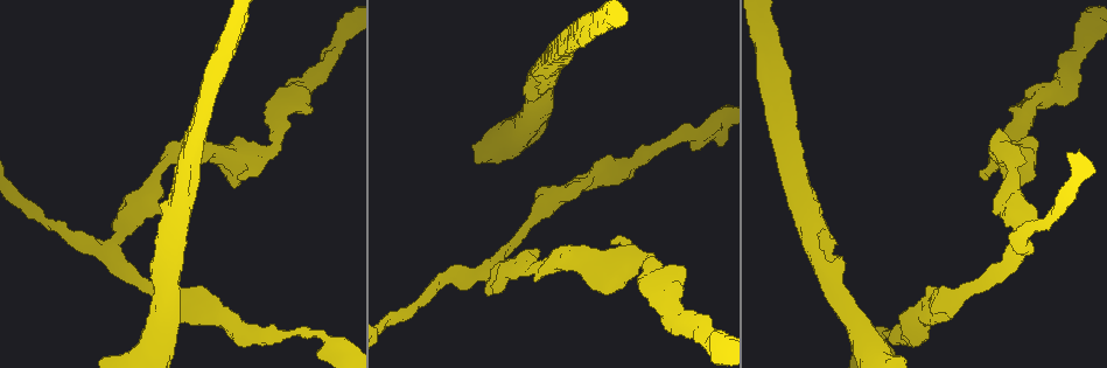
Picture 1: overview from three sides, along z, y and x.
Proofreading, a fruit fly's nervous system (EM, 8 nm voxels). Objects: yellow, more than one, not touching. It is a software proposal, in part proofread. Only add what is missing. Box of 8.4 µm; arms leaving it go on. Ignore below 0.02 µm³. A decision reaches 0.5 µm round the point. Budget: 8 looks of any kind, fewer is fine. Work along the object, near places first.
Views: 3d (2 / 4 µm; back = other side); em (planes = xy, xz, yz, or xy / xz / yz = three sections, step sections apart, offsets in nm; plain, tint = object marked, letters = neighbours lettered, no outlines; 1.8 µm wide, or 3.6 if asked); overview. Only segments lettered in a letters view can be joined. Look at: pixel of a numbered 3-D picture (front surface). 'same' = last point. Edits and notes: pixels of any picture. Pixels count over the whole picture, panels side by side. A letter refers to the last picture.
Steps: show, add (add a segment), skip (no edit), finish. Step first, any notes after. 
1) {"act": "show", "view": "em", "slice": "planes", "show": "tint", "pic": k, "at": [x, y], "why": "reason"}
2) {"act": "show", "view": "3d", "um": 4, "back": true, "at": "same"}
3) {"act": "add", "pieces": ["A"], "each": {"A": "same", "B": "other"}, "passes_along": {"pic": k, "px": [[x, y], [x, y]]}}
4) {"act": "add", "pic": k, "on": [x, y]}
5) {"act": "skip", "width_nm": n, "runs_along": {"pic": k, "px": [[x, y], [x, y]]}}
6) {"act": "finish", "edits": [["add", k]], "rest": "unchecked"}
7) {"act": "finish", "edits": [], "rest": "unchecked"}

{"act": "show", "view": "em", "slice": "planes", "show": "letters", "pic": 1, "at": [1012, 108], "why": "branch stops here"}

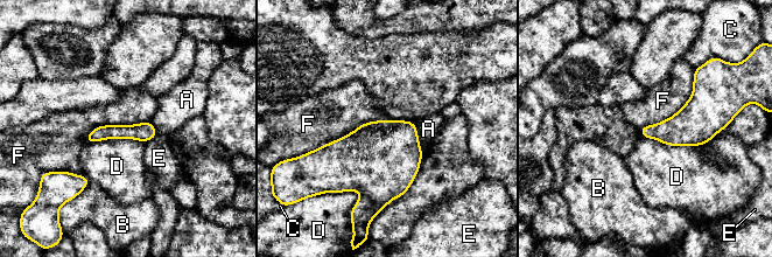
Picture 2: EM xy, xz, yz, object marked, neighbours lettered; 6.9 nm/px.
{"act": "skip", "each": {"A": "other", "B": "other", "C": "other", "D": "other", "E": "other", "F": "other"}, "border": {"pic": 2, "px": [[392, 119], [362, 123], [309, 151]]}, "found": "none of them fits"}

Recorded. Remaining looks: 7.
{"act": "show", "view": "em", "slice": "planes", "show": "letters", "pic": 1, "at": [839, 259], "why": "branch stops here"}

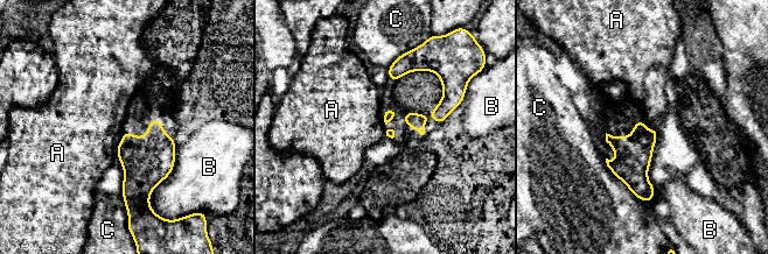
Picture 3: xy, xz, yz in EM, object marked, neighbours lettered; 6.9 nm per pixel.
{"act": "skip", "each": {"A": "other", "B": "other", "C": "other"}, "border": {"pic": 3, "px": [[118, 143], [116, 155]]}, "found": "no lettered segment goes on from it"}

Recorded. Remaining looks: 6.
{"act": "show", "view": "em", "slice": "planes", "show": "letters", "pic": 1, "at": [536, 250], "why": "free end"}

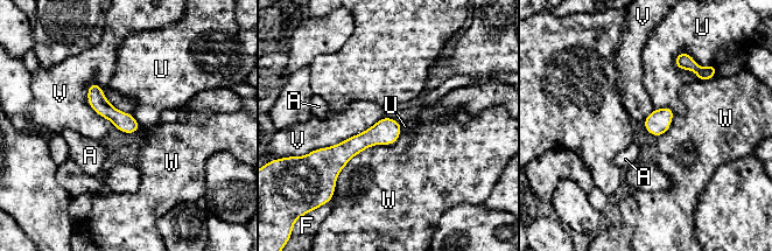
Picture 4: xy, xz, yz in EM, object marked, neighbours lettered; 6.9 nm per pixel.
{"act": "skip", "width_nm": 130, "each": {"A": "other", "F": "other", "U": "other", "V": "other", "W": "other"}, "runs_along": {"pic": 4, "px": [[398, 126], [374, 134], [329, 160]]}, "found": "no lettered segment goes on from it"}

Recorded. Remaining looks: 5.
{"act": "show", "view": "3d", "um": 4, "pic": 1, "at": [988, 179], "why": "branch stops here"}

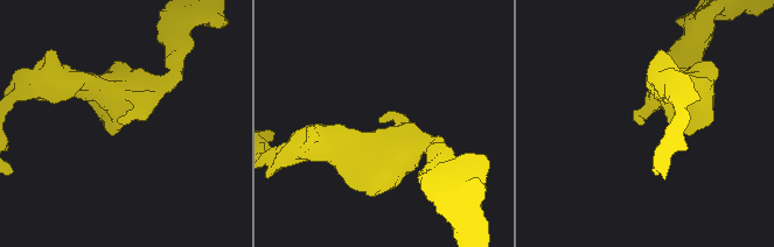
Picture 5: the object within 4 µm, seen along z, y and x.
{"act": "show", "view": "em", "slice": "xz", "step": 4, "show": "tint", "pic": 5, "at": [642, 124], "why": "need the tissue"}

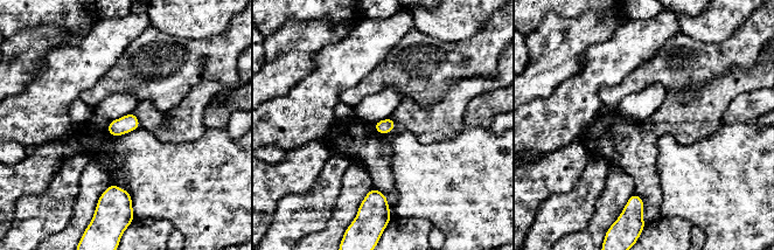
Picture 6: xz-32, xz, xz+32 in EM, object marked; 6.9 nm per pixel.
{"act": "show", "view": "em", "slice": "planes", "show": "letters", "at": "same", "why": "another direction"}

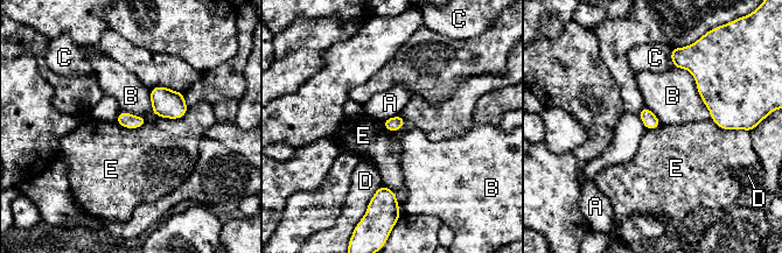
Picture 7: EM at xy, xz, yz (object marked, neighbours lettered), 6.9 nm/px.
{"act": "skip", "longest_contact_nm": ["B", 440], "each": {"A": "other", "B": "other", "C": "other", "D": "other", "E": "other"}, "border": {"pic": 7, "px": [[406, 120], [396, 131], [382, 121]]}, "found": "no lettered segment goes on from it"}

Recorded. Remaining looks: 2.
{"act": "finish", "edits": [], "rest": "unchecked"}

